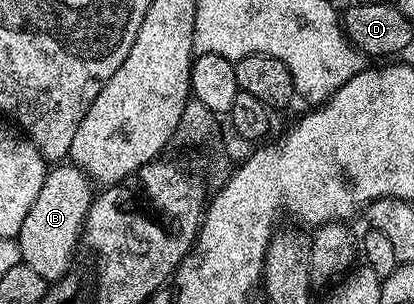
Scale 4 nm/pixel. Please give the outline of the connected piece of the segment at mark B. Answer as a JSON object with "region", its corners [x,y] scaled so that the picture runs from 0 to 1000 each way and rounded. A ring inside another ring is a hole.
{"region":[[[179,539],[126,543],[99,605],[99,632],[89,632],[89,658],[80,658],[80,684],[60,707],[60,737],[51,737],[41,793],[53,872],[80,882],[118,934],[155,914],[184,845],[222,661],[225,602],[205,563]]]}

